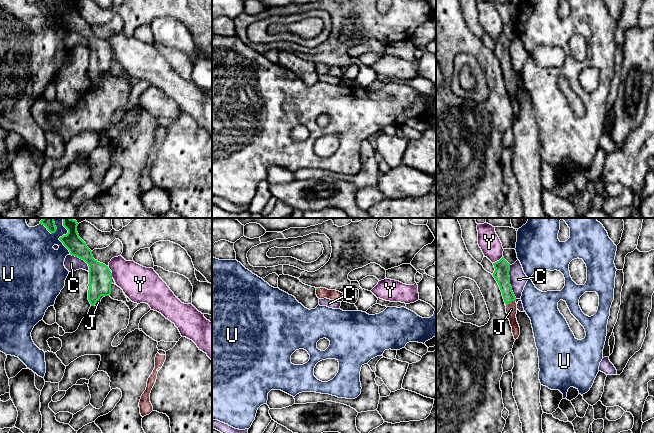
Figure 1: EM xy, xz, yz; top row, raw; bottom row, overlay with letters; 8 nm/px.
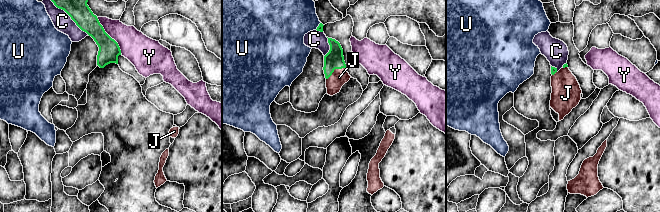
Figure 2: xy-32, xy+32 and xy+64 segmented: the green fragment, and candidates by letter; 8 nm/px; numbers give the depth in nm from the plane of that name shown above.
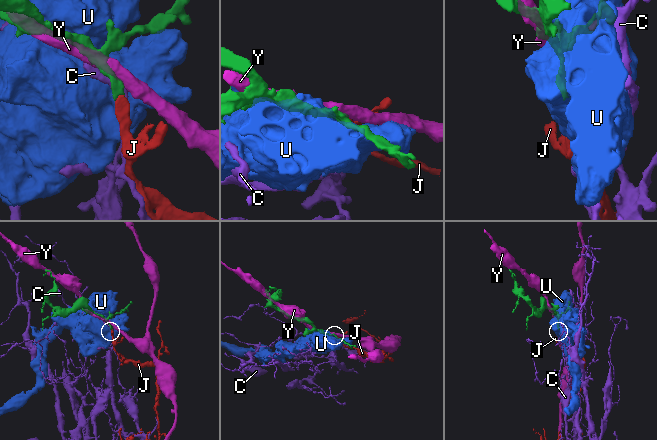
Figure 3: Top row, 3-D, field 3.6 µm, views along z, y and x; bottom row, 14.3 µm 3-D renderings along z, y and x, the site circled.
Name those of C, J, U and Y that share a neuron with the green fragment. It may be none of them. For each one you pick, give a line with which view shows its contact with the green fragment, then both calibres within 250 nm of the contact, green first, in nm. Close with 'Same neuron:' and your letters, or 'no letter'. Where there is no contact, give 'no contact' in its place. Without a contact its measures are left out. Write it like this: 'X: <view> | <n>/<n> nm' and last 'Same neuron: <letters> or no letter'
J: yz | 130/100 nm
Same neuron: J

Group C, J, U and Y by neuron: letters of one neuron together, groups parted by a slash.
C / J / U / Y

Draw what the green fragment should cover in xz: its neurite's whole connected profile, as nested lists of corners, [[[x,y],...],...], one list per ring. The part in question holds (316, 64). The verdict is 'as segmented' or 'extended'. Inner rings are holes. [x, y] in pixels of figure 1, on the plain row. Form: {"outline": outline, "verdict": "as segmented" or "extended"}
{"outline": [[[316,64],[316,71],[319,75],[330,75],[337,78],[343,77],[343,69],[336,66],[328,66],[326,64]]], "verdict": "extended"}

